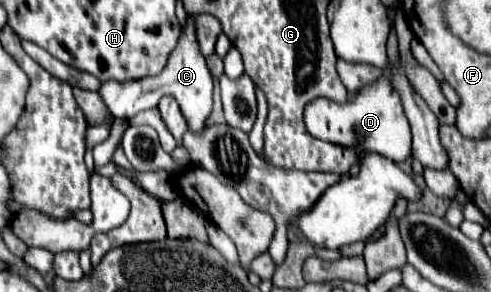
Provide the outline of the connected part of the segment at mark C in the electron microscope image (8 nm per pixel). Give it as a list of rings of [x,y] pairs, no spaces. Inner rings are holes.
[[[187,16],[187,26],[181,30],[181,38],[173,54],[169,56],[169,62],[165,70],[159,76],[149,76],[135,82],[103,82],[99,88],[99,96],[103,98],[103,104],[107,106],[107,112],[113,118],[133,118],[141,110],[155,108],[161,96],[171,96],[177,100],[183,118],[187,118],[187,130],[193,134],[201,134],[205,130],[207,118],[213,110],[213,78],[207,70],[207,64],[203,56],[199,54],[199,46],[195,42],[195,28],[193,28],[193,16]]]

